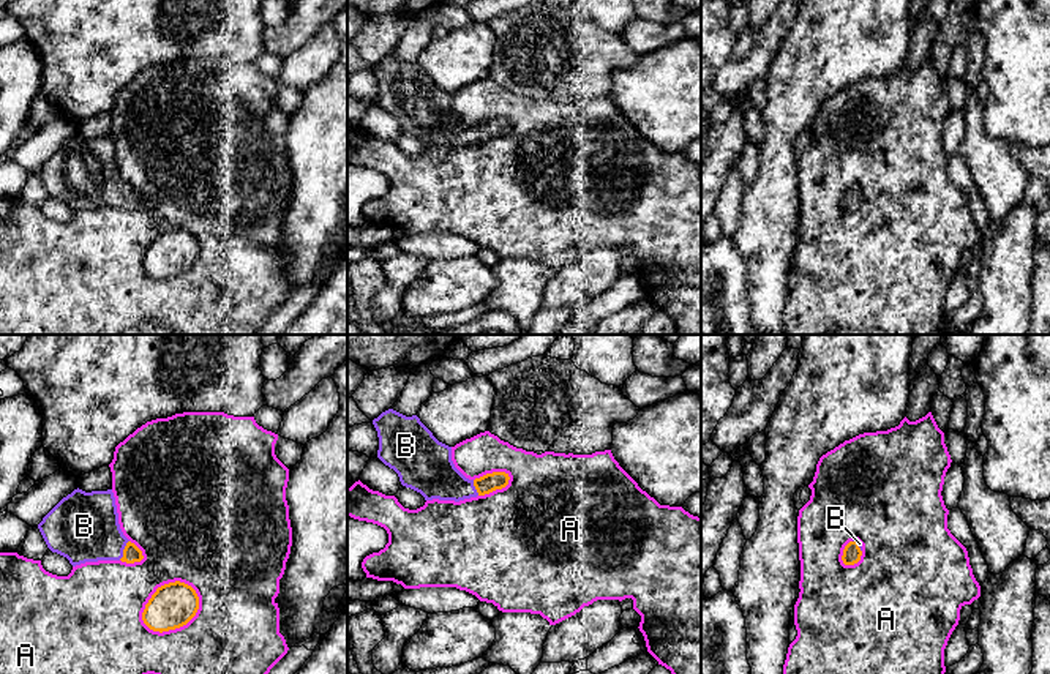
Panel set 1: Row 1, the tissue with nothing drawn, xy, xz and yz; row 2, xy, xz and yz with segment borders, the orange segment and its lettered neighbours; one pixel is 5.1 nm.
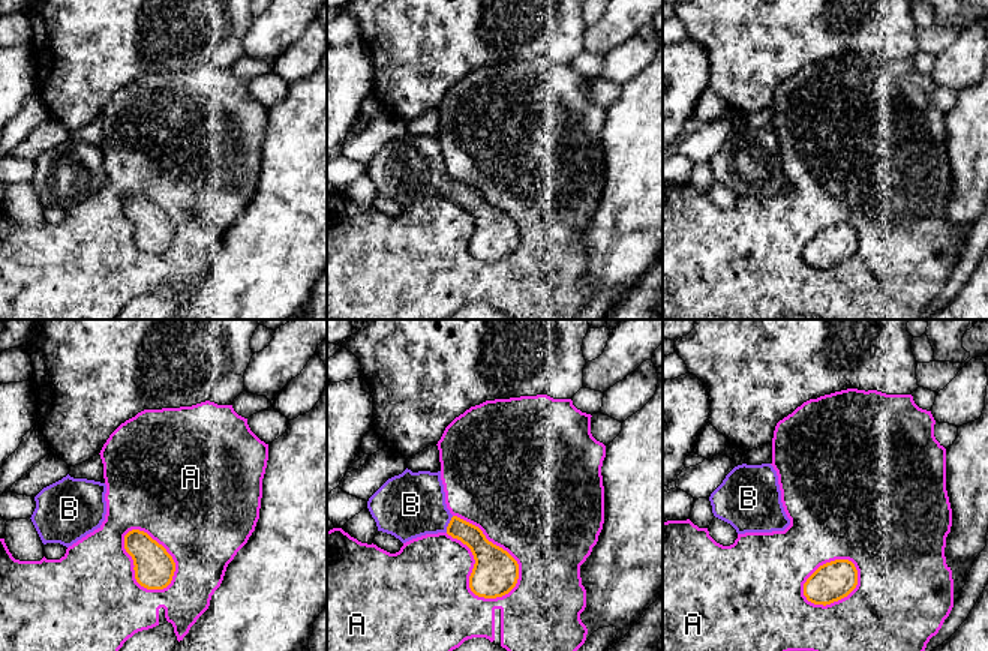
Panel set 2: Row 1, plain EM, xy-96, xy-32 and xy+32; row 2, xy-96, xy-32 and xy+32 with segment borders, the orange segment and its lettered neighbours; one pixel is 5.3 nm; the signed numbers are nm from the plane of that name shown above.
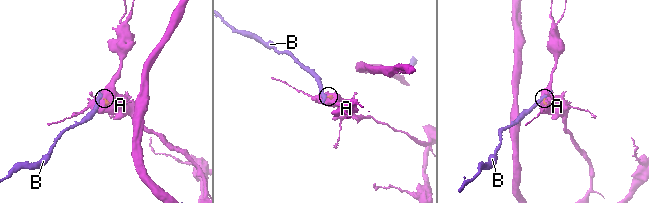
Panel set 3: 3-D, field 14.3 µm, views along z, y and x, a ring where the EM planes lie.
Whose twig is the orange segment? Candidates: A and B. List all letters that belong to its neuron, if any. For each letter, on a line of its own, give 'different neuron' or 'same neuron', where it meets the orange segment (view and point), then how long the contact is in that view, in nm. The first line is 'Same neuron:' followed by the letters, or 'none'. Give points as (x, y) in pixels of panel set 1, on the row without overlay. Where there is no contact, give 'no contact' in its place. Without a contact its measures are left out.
Same neuron: B
A: different neuron | xy (176, 273) | 320 nm
B: same neuron | xy (123, 196) | 120 nm

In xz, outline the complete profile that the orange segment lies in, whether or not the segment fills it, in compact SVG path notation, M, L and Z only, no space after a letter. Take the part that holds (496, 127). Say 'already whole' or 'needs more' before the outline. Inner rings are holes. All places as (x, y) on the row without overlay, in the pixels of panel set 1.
needs more; M388 55L373 71L379 84L377 104L398 120L403 133L420 139L425 147L459 148L508 131L505 118L466 125L452 107L452 93L439 88L417 62Z

